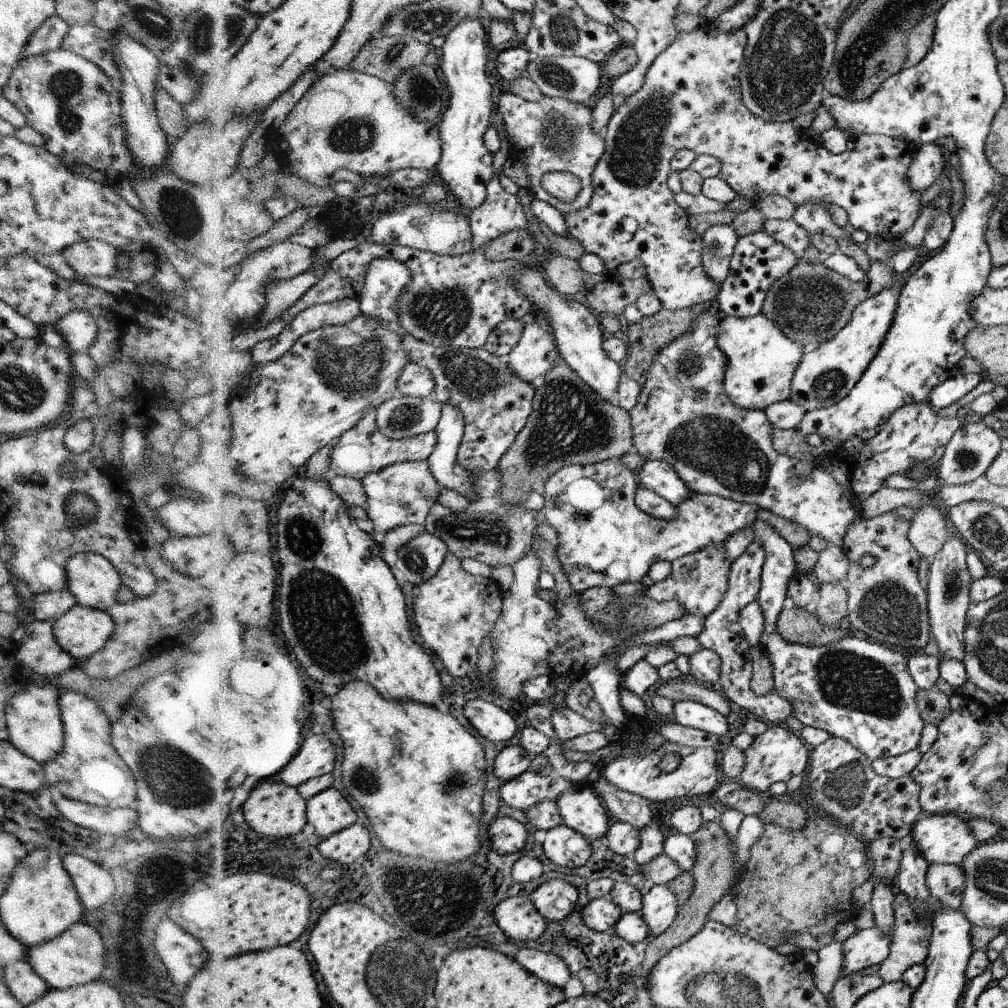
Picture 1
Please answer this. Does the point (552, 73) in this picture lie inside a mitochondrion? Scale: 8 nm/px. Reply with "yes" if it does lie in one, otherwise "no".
yes

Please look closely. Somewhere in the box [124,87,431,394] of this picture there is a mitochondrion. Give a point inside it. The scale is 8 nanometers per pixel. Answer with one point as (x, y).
(178, 211)

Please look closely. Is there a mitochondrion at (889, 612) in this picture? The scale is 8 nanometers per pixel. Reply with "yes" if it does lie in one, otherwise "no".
yes

